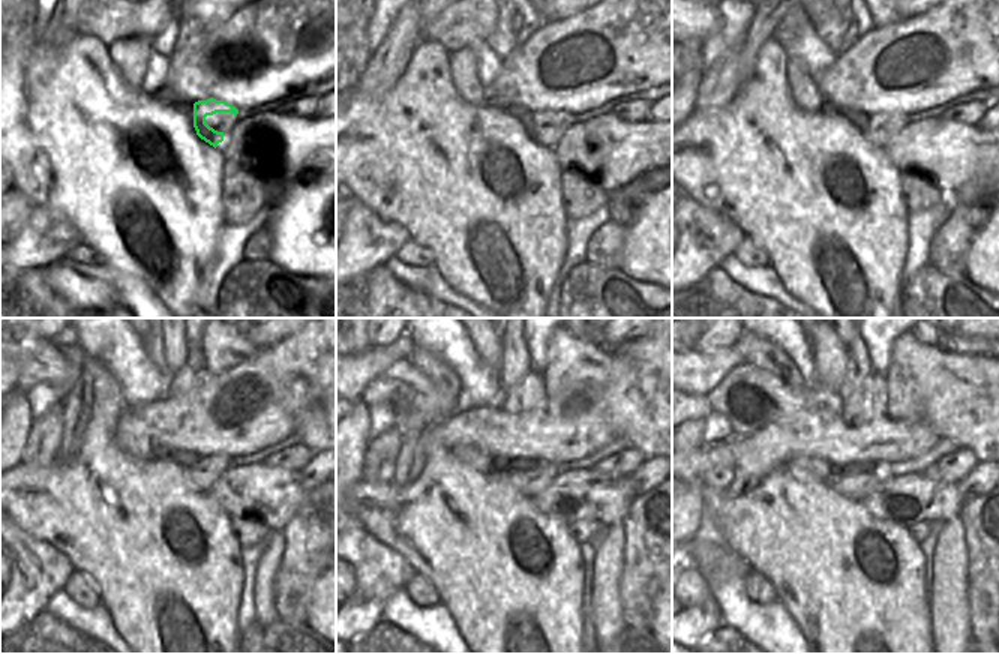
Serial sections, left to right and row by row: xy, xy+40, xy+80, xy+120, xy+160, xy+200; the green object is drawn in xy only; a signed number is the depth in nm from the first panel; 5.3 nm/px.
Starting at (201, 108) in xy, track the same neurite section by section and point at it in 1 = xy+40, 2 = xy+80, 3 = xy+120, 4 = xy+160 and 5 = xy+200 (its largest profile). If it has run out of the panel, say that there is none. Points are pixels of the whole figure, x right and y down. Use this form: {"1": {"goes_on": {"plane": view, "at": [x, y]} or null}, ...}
{"1": {"goes_on": {"plane": "xy+40", "at": [543, 135]}}, "2": {"goes_on": {"plane": "xy+80", "at": [875, 134]}}, "3": {"goes_on": {"plane": "xy+120", "at": [201, 476]}}, "4": {"goes_on": {"plane": "xy+160", "at": [531, 482]}}, "5": {"goes_on": {"plane": "xy+200", "at": [857, 486]}}}

